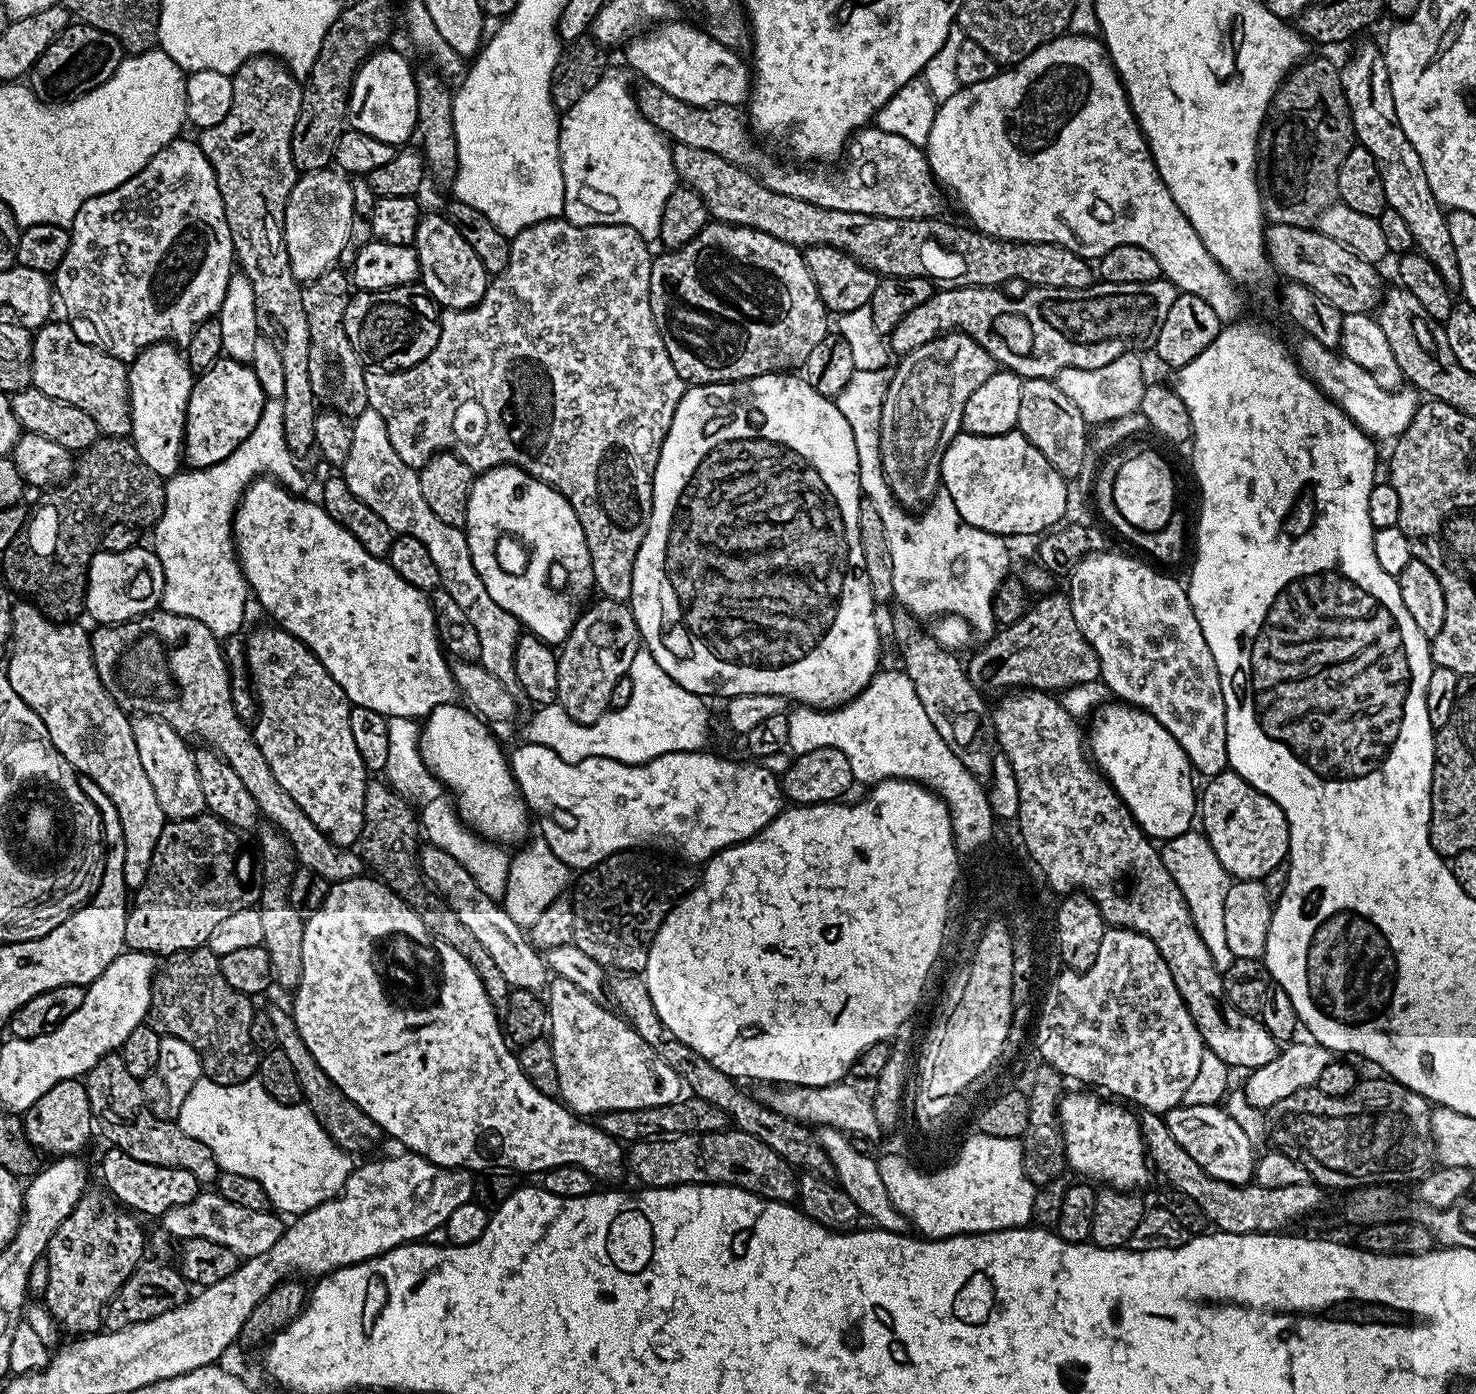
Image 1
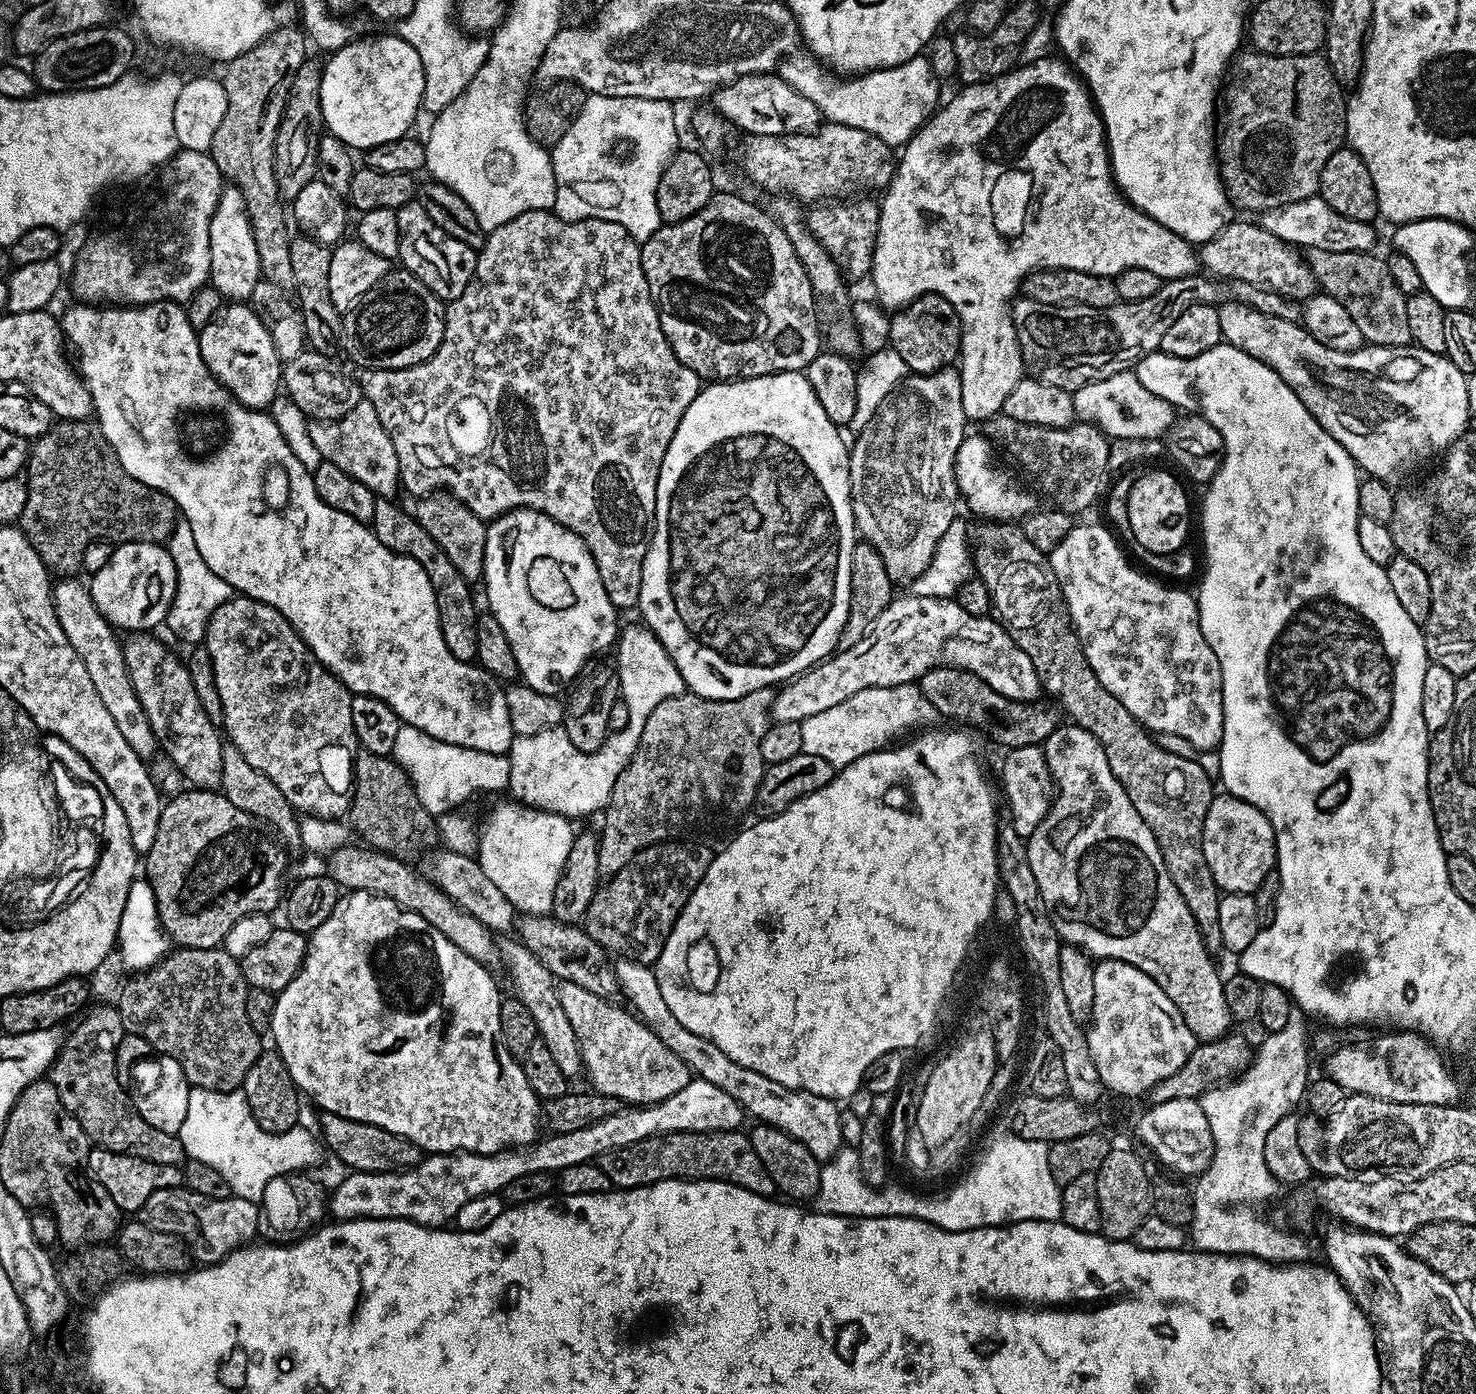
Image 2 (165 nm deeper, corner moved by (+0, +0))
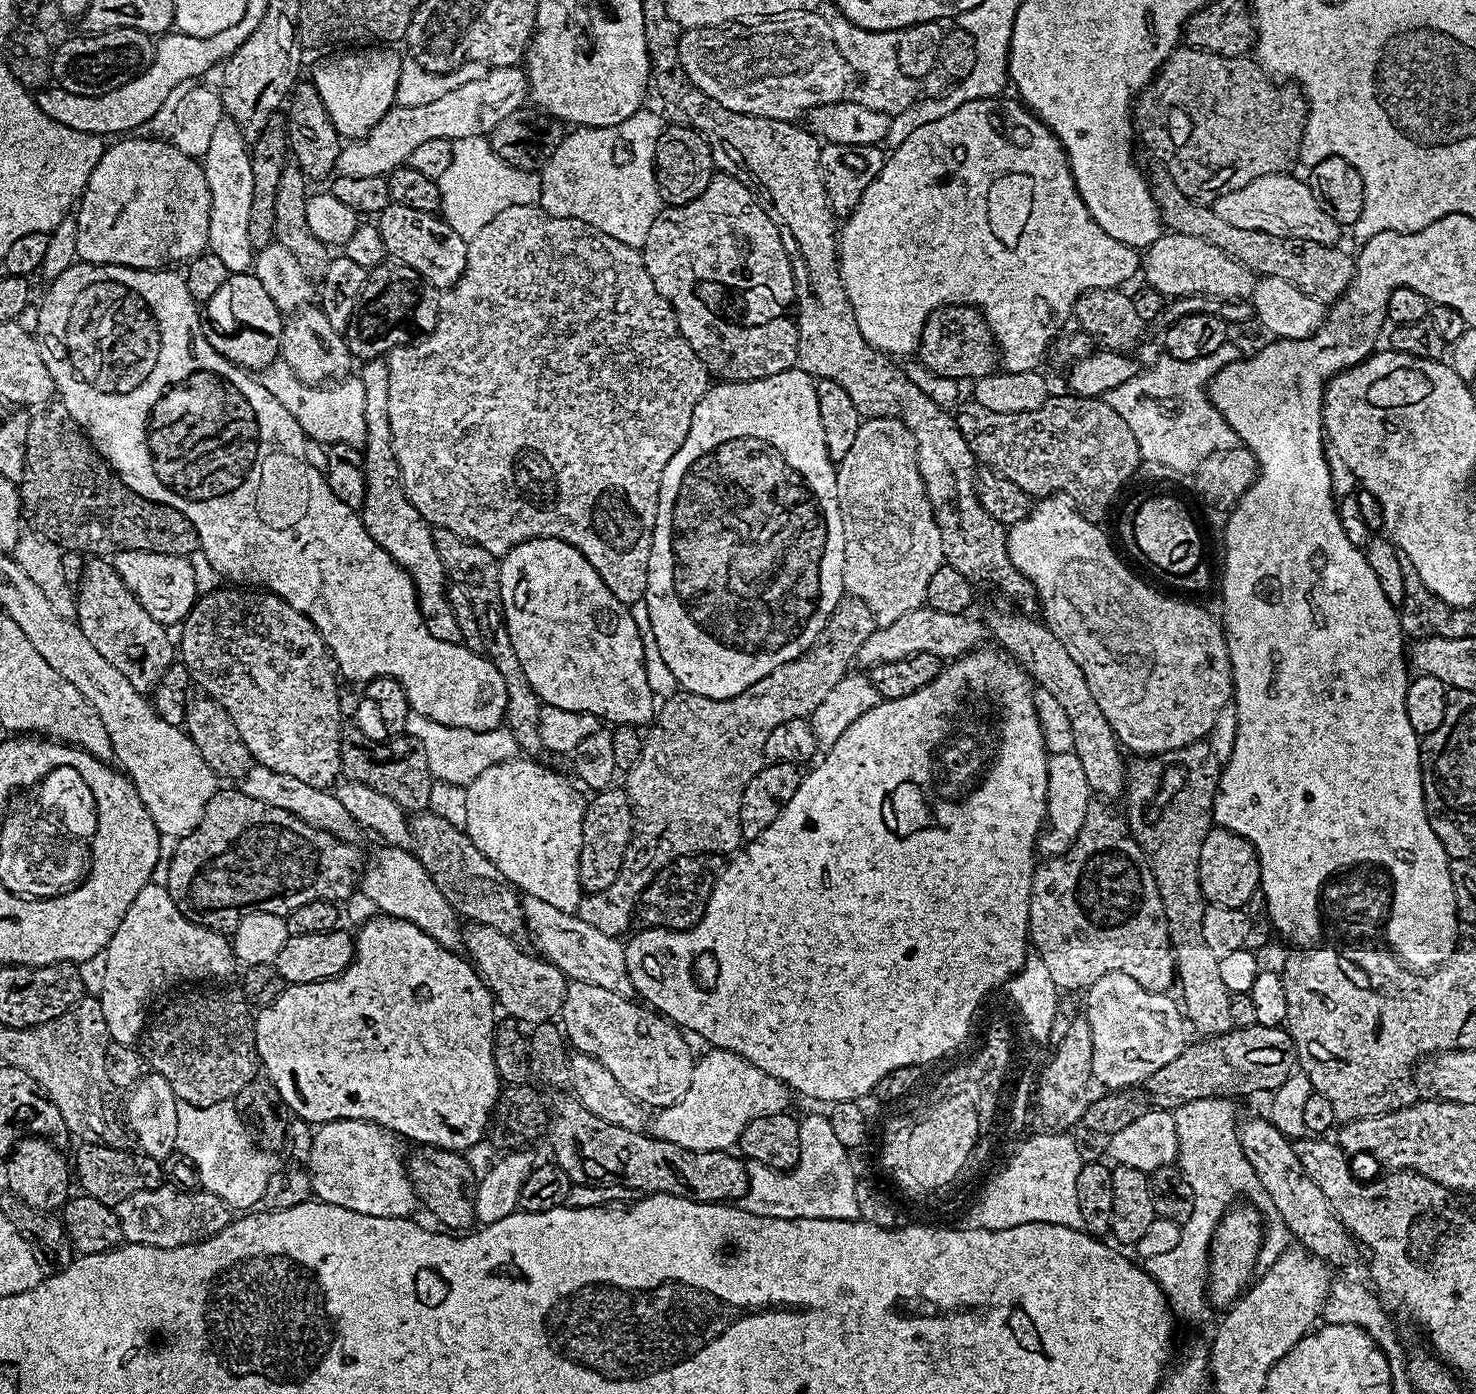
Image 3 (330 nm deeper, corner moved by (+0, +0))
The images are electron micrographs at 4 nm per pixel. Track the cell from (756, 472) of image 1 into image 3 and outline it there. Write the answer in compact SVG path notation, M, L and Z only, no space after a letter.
M799 367L789 372L767 376L761 380L720 382L709 387L698 402L692 415L690 430L678 446L674 458L662 474L662 486L658 498L658 514L652 535L652 549L648 563L648 585L644 591L643 607L648 607L648 624L656 639L663 667L674 674L677 685L683 691L702 694L706 698L725 700L742 694L754 682L758 682L770 670L798 658L812 645L814 638L828 624L832 612L845 595L844 590L844 531L842 514L838 506L836 468L826 450L822 438L822 422L818 422L818 398L813 377Z

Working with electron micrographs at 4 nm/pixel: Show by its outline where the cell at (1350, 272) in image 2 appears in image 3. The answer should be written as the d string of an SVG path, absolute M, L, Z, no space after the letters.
M1153 163L1152 169L1147 169L1148 187L1160 208L1160 219L1165 229L1178 234L1190 234L1190 238L1202 238L1210 242L1210 246L1218 246L1230 258L1242 262L1257 277L1282 278L1282 282L1290 282L1302 294L1310 294L1325 302L1335 302L1343 296L1349 284L1352 283L1354 260L1350 255L1339 252L1339 247L1310 242L1306 238L1290 238L1278 234L1266 234L1262 230L1242 230L1242 226L1230 226L1218 218L1212 204L1202 204L1192 200L1170 178L1170 174L1162 165Z

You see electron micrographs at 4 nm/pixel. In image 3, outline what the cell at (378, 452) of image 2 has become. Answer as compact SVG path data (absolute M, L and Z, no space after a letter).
M278 358L274 363L259 369L258 379L262 386L266 386L266 390L270 390L270 394L274 394L274 399L288 411L290 418L294 418L294 422L302 426L307 439L317 440L319 444L325 446L345 444L363 449L366 438L366 390L362 390L359 375L349 374L331 386L313 386L302 382L294 374L294 370L290 370L290 366L286 366L286 362Z

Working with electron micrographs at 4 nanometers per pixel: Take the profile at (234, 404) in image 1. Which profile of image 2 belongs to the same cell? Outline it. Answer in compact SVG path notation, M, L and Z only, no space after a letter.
M244 302L220 309L209 324L199 329L200 353L216 381L247 408L267 409L282 388L282 361L274 350L274 338L260 320L260 313Z

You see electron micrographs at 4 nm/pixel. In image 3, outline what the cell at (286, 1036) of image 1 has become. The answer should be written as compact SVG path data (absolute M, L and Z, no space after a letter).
M420 1146L413 1156L406 1160L408 1176L412 1180L412 1189L421 1205L428 1207L428 1212L437 1220L437 1225L460 1234L476 1224L472 1195L476 1192L477 1173L472 1173L472 1164L461 1153L448 1152L445 1148Z

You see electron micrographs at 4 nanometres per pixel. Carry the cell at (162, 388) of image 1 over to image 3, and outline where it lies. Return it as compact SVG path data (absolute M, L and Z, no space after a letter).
M77 262L70 265L66 271L56 280L51 281L47 285L48 293L44 296L44 301L40 304L40 313L37 314L35 335L38 337L40 353L42 354L42 362L46 362L46 370L50 370L50 378L56 383L56 392L58 393L59 403L63 404L64 409L74 418L74 422L84 429L89 440L96 445L96 451L105 457L120 481L130 490L134 490L140 496L145 496L148 500L153 500L159 504L166 506L174 506L174 510L178 510L182 514L186 514L186 518L190 518L190 522L194 526L194 530L200 539L199 551L206 554L206 558L210 562L210 566L216 571L217 577L226 579L228 582L235 582L240 586L263 586L267 591L281 596L290 606L294 606L294 610L298 610L302 614L306 614L310 618L310 622L320 632L320 637L324 639L324 644L332 653L332 659L338 669L339 675L344 676L348 680L360 680L359 682L367 682L376 680L380 676L389 676L397 680L402 686L402 690L406 690L406 698L408 699L408 707L411 711L422 714L426 718L430 718L434 722L442 722L442 726L454 726L455 728L465 728L466 730L478 730L485 732L486 730L494 730L504 724L504 711L506 710L506 682L502 682L502 674L498 674L498 670L488 661L488 657L478 653L471 652L469 648L465 648L463 643L451 644L450 642L442 642L438 638L434 638L434 634L430 634L430 630L426 630L424 619L420 613L420 601L412 585L412 580L403 568L399 568L394 562L394 558L390 558L390 554L386 554L386 550L382 550L382 546L378 546L378 542L374 542L374 538L370 538L370 534L366 530L364 521L361 520L359 511L350 506L346 506L346 502L338 502L338 498L334 498L334 494L330 490L325 473L314 470L310 466L310 462L306 462L306 437L302 426L298 426L298 422L294 422L294 418L290 418L288 411L281 406L274 394L270 394L270 390L266 390L266 386L262 386L259 379L255 375L249 374L245 369L238 368L231 364L222 354L218 354L214 350L214 346L210 346L210 342L204 337L204 332L200 329L201 313L198 311L198 305L195 300L190 298L190 290L186 290L186 282L183 275L178 271L164 272L168 270L153 270L151 268L127 268L121 264L86 264Z

